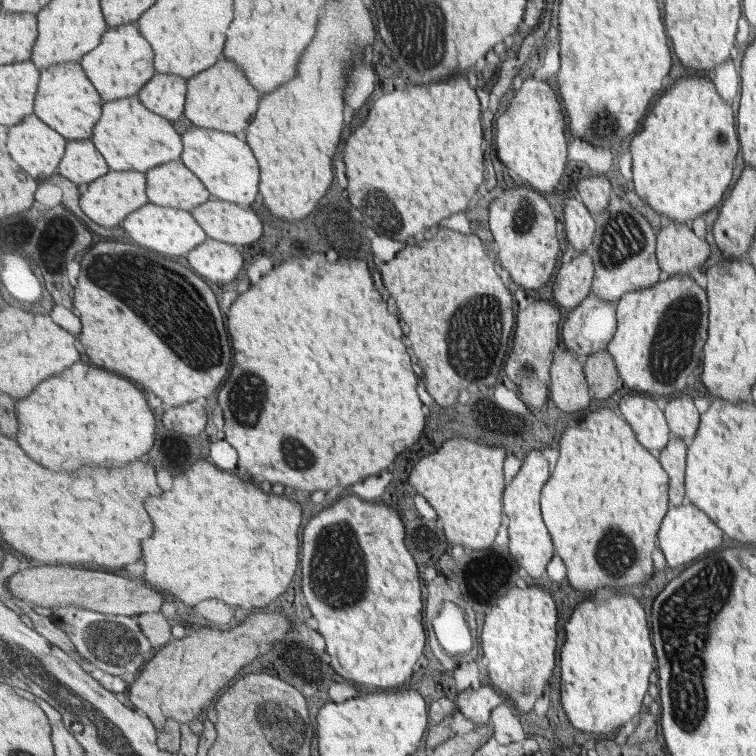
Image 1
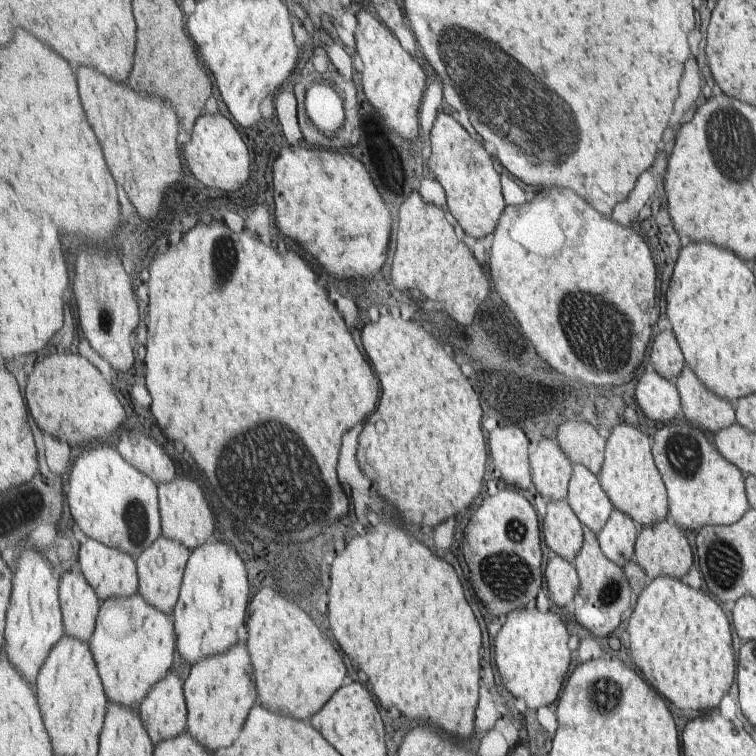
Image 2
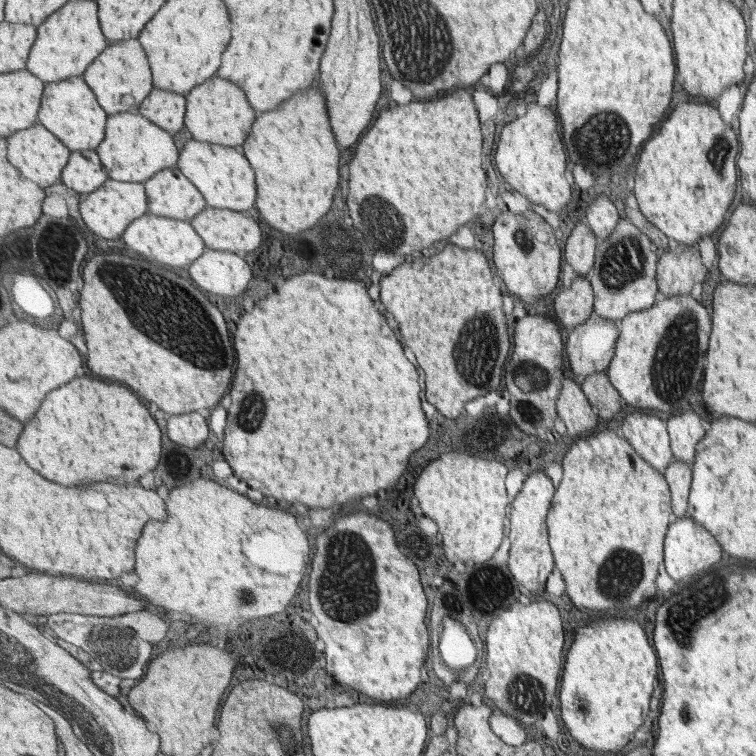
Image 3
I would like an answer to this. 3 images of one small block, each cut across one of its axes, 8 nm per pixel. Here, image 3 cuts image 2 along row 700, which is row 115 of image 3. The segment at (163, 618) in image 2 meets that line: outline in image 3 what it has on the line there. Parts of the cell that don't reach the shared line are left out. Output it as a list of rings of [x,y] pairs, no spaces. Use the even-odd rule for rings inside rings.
[[[139,109],[108,116],[104,142],[96,150],[107,169],[108,176],[116,181],[145,183],[158,172],[177,166],[179,148],[173,135],[145,118]]]

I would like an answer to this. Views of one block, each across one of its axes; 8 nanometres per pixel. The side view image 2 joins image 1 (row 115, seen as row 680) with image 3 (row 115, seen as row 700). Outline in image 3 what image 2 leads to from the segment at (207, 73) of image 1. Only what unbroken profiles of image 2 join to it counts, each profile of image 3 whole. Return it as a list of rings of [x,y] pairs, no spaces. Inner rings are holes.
[[[219,76],[209,80],[209,84],[200,84],[194,88],[186,99],[186,128],[193,139],[241,149],[251,134],[257,114],[255,109],[249,106],[247,95],[239,86],[229,80],[221,80]]]

